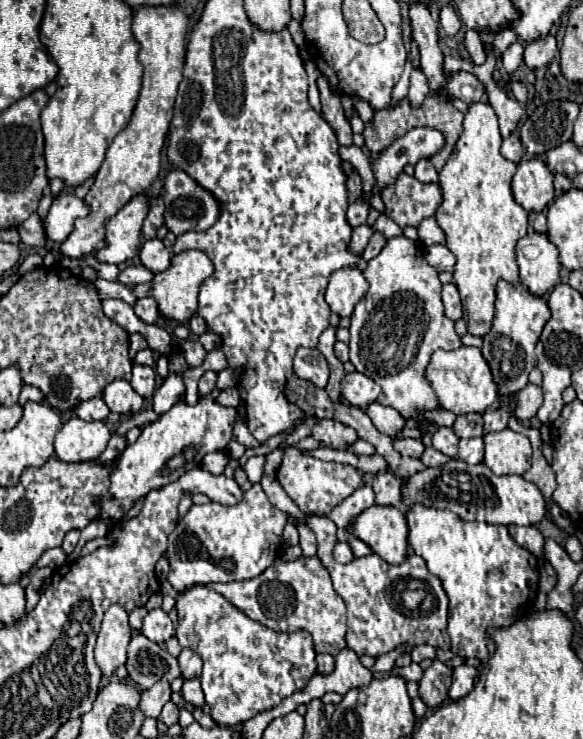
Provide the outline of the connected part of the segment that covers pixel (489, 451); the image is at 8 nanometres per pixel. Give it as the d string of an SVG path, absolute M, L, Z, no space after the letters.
M503 429L483 435L485 465L495 475L523 475L531 467L531 443L523 433Z

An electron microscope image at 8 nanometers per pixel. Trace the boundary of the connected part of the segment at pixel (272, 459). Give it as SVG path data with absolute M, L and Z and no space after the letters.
M276 449L275 451L269 453L266 456L266 462L264 467L264 474L274 476L276 475L282 460L284 452L281 449Z

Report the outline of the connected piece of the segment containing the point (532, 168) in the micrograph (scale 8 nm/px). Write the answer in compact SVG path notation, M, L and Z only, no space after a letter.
M523 159L517 165L513 197L525 211L543 211L553 201L553 173L543 159Z

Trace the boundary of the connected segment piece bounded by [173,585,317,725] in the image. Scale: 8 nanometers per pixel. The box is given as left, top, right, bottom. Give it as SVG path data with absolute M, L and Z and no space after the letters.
M195 585L173 597L179 613L177 639L181 647L195 649L203 659L201 685L215 723L245 723L253 715L275 707L283 697L303 689L315 675L315 651L307 631L275 633L243 615L207 585Z

